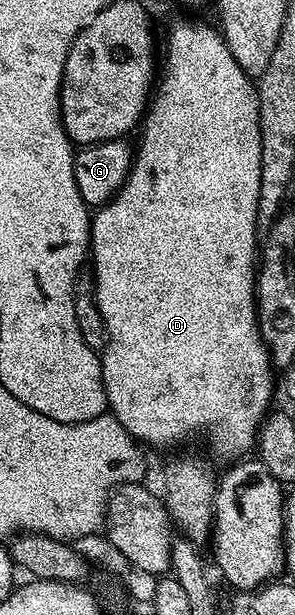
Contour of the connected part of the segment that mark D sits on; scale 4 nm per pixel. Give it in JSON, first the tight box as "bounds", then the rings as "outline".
{"bounds":[90,23,274,461],"outline":[[[178,23],[170,31],[170,48],[166,51],[166,68],[161,68],[160,78],[156,83],[156,94],[149,104],[141,124],[142,140],[132,155],[130,172],[124,181],[124,185],[116,194],[108,200],[102,207],[93,212],[90,225],[90,241],[92,244],[92,274],[94,277],[94,296],[98,298],[98,308],[104,317],[104,325],[108,329],[108,341],[105,351],[101,352],[102,360],[102,380],[106,390],[106,405],[109,414],[114,416],[114,422],[124,425],[133,439],[137,439],[143,445],[151,443],[154,447],[170,447],[173,443],[178,443],[181,439],[186,439],[189,435],[198,435],[203,431],[210,435],[210,447],[218,455],[223,455],[226,461],[237,461],[247,454],[246,451],[255,446],[258,429],[263,419],[271,410],[270,398],[274,395],[274,375],[270,362],[270,351],[266,348],[266,342],[262,339],[261,332],[258,331],[258,308],[256,306],[256,244],[259,242],[258,233],[258,202],[260,201],[260,109],[258,108],[258,88],[255,80],[247,75],[246,71],[236,63],[236,57],[228,49],[226,39],[222,36],[221,30],[217,26],[209,27],[206,23]]]}

